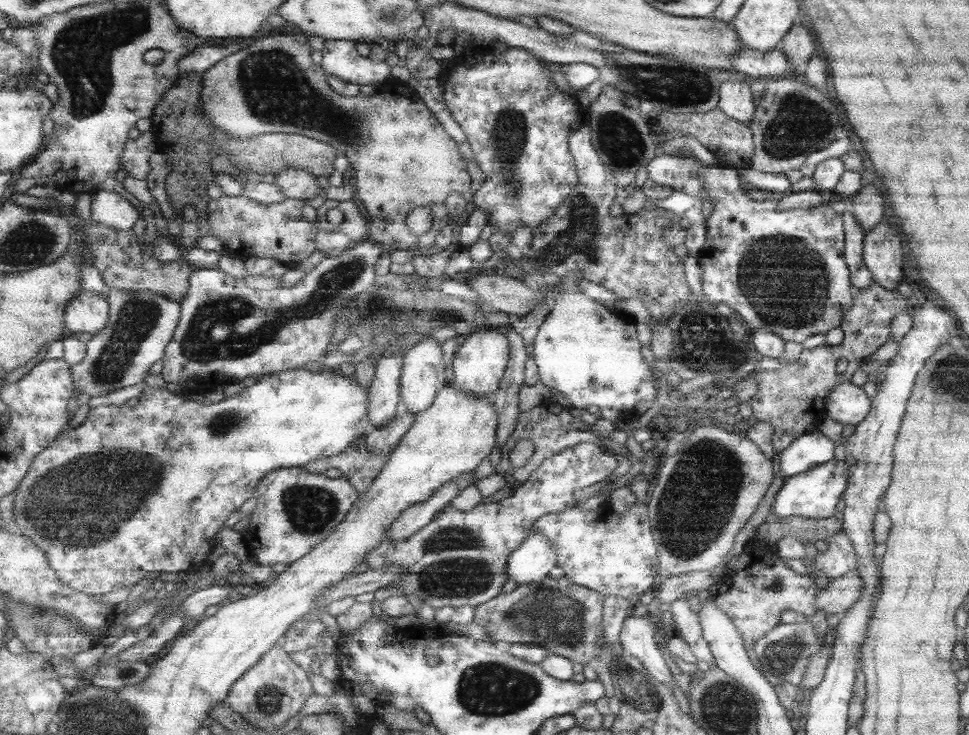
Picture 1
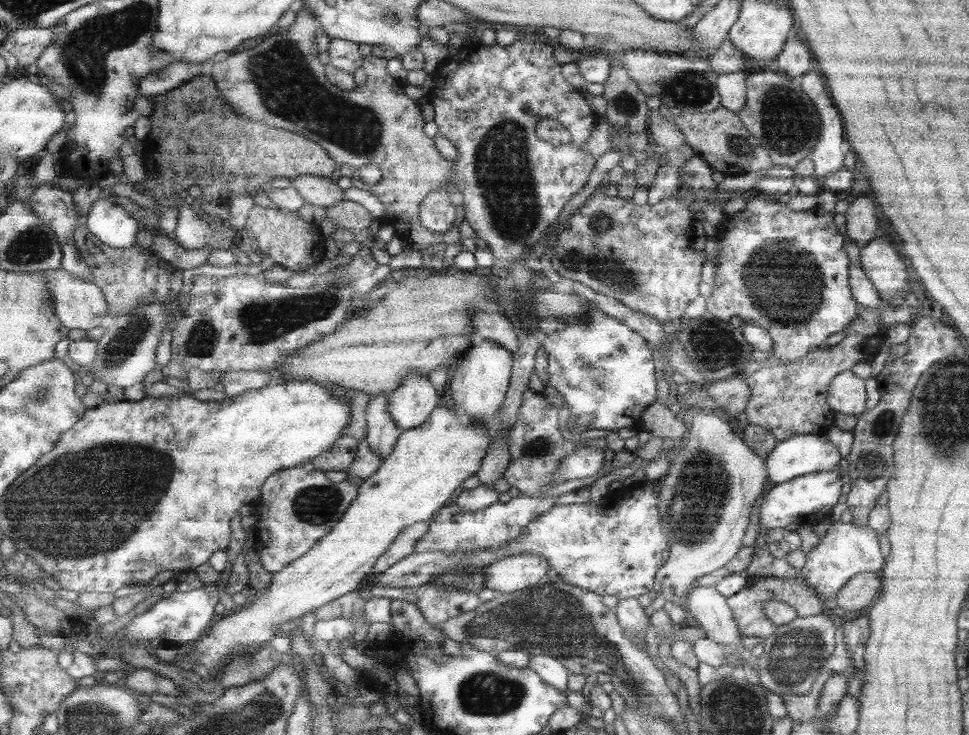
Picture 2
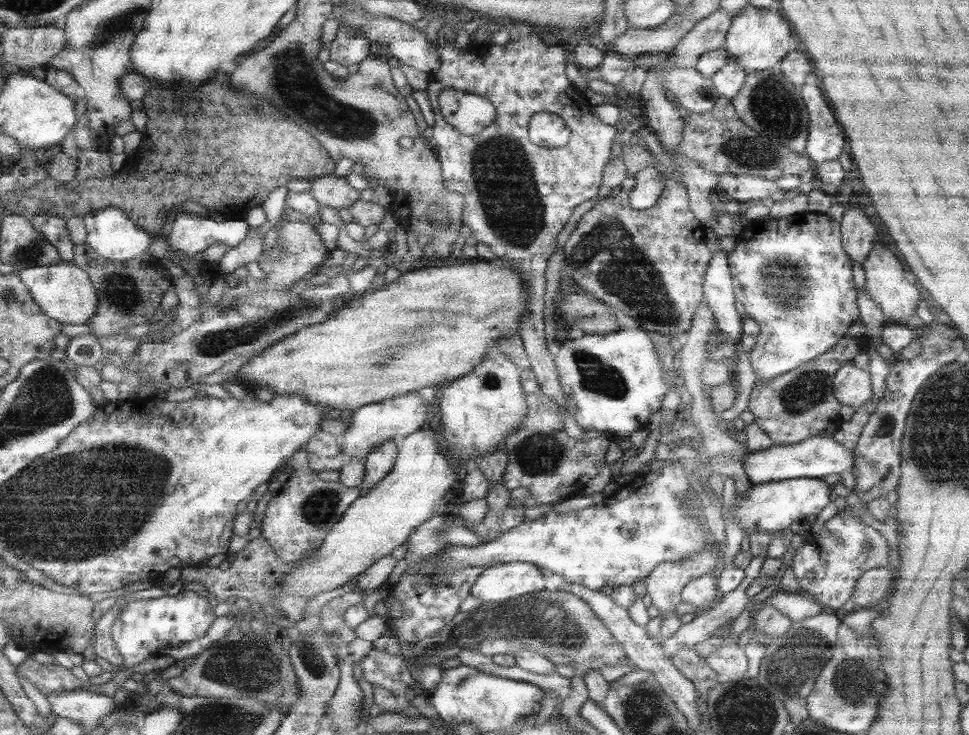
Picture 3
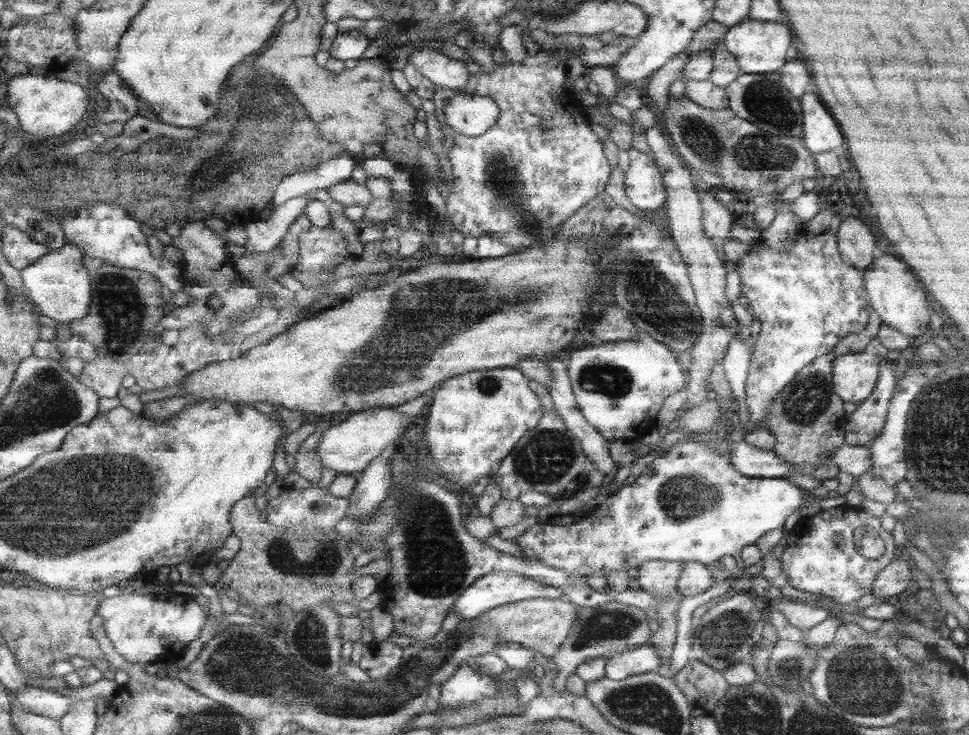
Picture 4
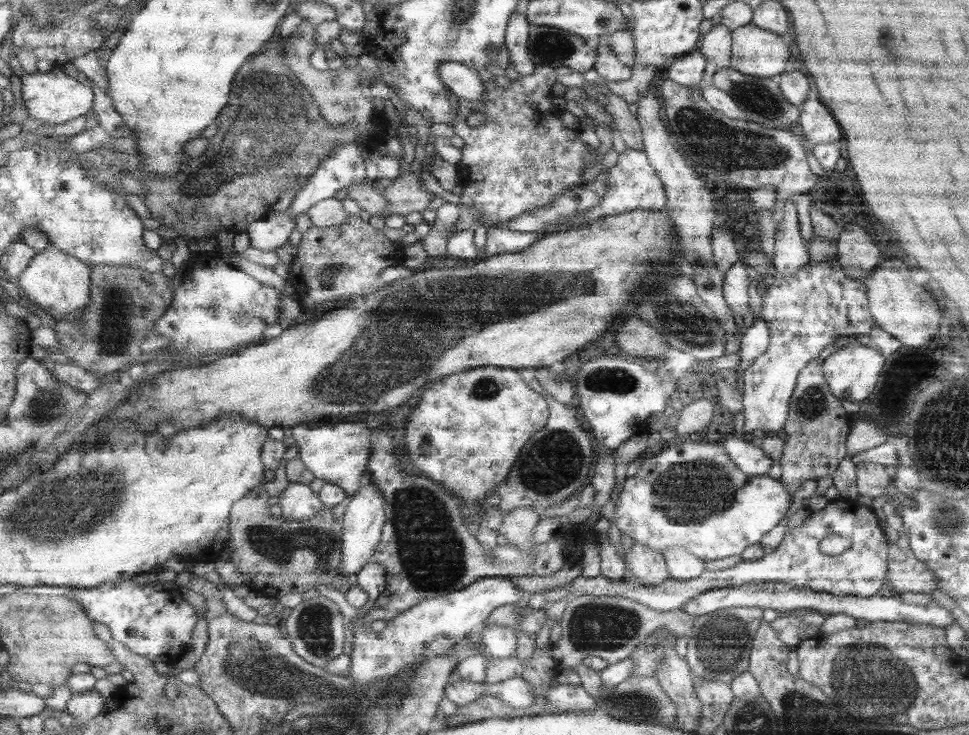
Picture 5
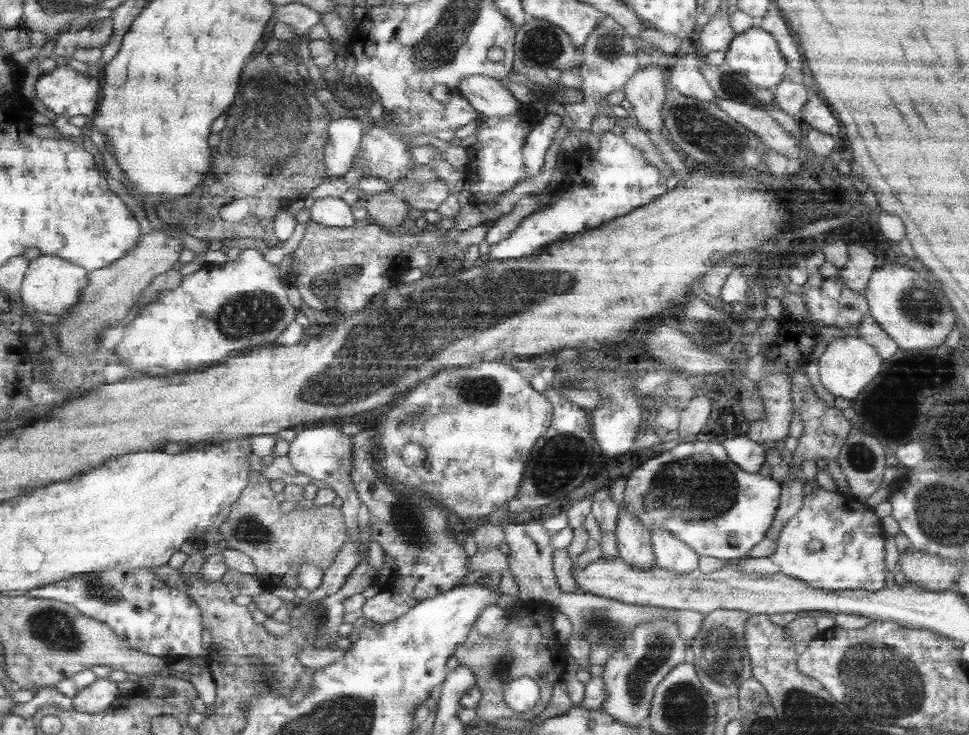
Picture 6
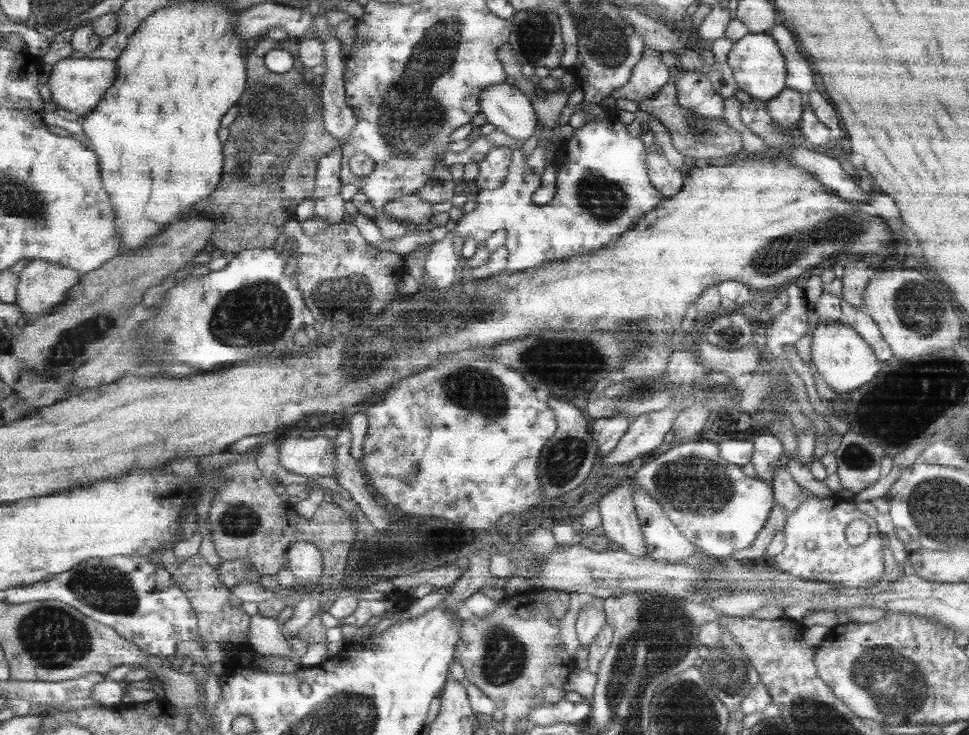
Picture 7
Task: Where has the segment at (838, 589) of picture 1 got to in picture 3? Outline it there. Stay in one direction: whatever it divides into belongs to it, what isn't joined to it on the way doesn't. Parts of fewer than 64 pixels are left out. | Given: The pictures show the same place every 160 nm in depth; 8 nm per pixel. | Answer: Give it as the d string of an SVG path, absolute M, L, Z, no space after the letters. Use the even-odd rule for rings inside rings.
M888 566L863 572L854 584L850 601L856 609L872 608L891 592L893 579L894 571Z

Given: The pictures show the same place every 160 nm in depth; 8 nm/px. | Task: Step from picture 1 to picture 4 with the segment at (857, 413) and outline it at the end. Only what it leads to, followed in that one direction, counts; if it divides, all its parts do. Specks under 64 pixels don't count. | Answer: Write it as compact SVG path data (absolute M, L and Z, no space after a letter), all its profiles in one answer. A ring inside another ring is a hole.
M870 349L835 356L831 365L832 391L842 400L858 405L873 390L880 359Z

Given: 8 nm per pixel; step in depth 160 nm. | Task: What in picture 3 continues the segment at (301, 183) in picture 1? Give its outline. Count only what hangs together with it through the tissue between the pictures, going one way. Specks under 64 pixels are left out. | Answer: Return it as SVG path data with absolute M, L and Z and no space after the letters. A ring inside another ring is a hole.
M327 175L310 181L310 191L321 207L348 209L359 200L360 190L353 188L346 177Z

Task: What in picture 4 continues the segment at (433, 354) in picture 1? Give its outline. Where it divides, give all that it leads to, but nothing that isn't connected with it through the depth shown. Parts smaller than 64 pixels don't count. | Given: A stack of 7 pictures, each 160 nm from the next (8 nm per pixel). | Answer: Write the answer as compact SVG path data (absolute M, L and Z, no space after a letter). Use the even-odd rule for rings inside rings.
M392 407L370 408L352 413L347 420L330 427L327 431L325 430L317 450L317 454L323 462L323 468L333 470L336 476L355 475L355 478L359 480L363 472L379 456L390 452L394 444L399 442L400 437L411 426L412 419L412 417L405 416Z

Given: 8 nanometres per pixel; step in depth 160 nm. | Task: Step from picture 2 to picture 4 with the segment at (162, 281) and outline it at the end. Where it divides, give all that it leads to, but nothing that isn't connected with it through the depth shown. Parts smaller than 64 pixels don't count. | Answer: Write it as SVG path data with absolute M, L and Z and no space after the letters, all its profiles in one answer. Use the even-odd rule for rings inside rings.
M86 254L84 264L90 272L93 299L89 314L68 324L71 333L92 342L99 357L127 362L149 348L152 344L149 332L169 311L161 294L164 284L151 273L119 268Z

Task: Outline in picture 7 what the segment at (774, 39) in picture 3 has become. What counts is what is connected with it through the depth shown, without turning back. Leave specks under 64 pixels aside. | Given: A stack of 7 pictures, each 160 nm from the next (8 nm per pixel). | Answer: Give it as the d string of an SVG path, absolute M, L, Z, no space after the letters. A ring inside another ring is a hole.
M749 33L739 38L731 46L726 63L733 70L734 81L739 89L746 92L754 102L761 104L779 94L784 85L786 68L783 56L779 53L777 44L769 34Z

